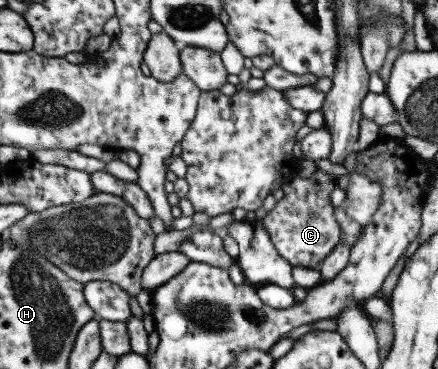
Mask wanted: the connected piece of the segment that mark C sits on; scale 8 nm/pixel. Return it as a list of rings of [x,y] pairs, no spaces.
[[[319,169],[307,179],[296,175],[283,183],[280,187],[283,198],[259,220],[277,254],[289,265],[317,270],[321,261],[342,241],[342,231],[333,217],[334,208],[330,203],[336,183],[336,177]]]

